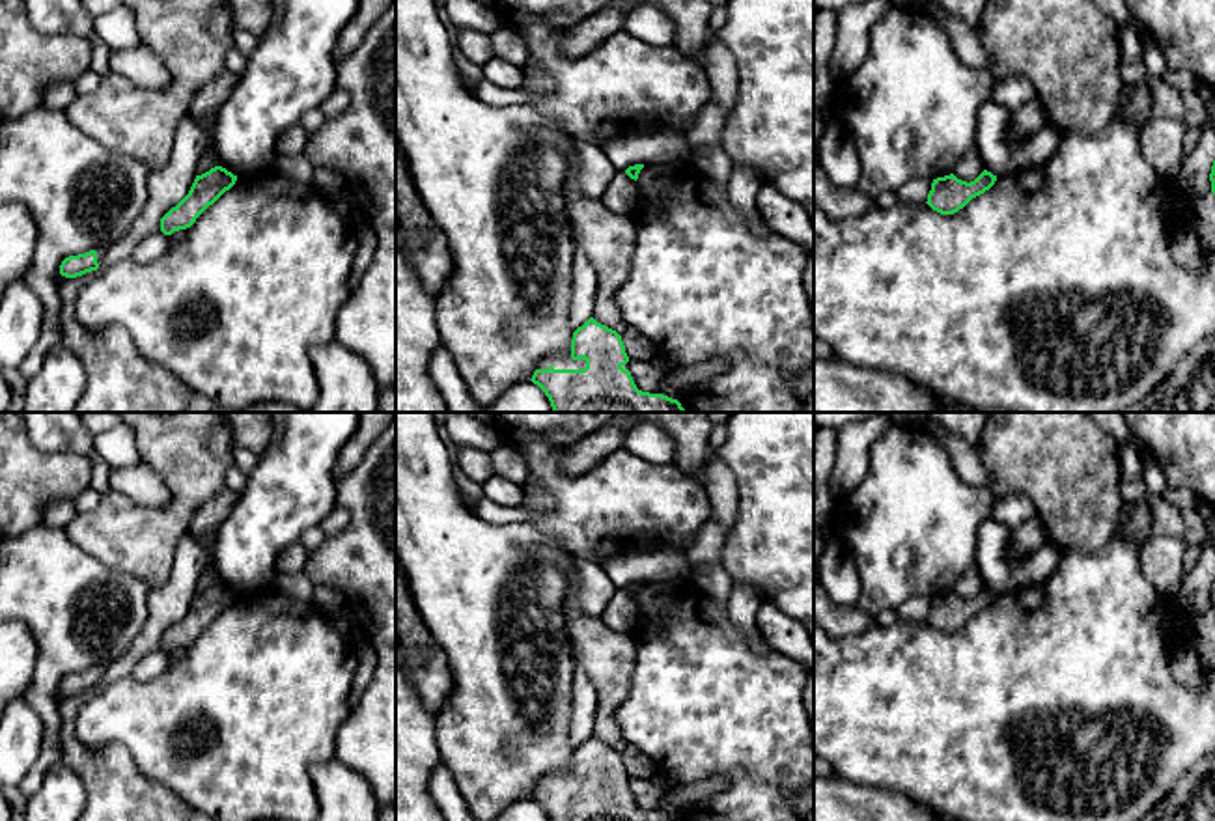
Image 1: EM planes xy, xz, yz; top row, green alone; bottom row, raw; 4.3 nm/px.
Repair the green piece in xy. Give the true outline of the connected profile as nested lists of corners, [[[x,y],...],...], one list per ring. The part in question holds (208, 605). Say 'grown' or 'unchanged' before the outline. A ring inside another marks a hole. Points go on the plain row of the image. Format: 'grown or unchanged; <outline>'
unchanged; [[[222,584],[196,593],[189,612],[161,636],[161,649],[172,653],[174,649],[190,646],[235,599],[237,593]]]

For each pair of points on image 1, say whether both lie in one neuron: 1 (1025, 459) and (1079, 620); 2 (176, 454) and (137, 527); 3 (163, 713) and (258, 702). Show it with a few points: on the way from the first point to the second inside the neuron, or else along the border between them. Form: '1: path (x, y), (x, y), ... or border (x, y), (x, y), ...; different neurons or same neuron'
1: border (1107, 543), (1092, 551), (1072, 549), (1062, 558); different neurons
2: path (180, 476), (180, 502), (159, 523); same neuron
3: path (187, 713), (200, 706), (234, 706); same neuron

